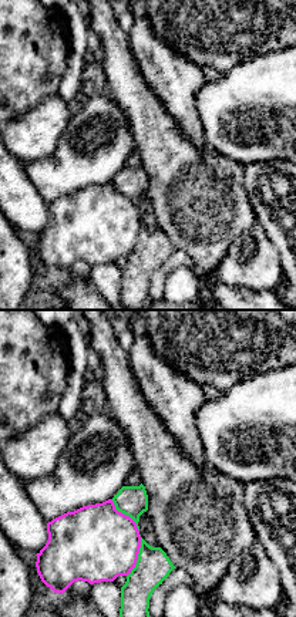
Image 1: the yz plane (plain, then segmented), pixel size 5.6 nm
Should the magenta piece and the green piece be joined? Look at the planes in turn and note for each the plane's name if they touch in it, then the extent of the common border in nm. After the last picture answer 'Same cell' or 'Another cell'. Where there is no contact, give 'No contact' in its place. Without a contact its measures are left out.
Touches magenta in yz. Shared border 260 nm

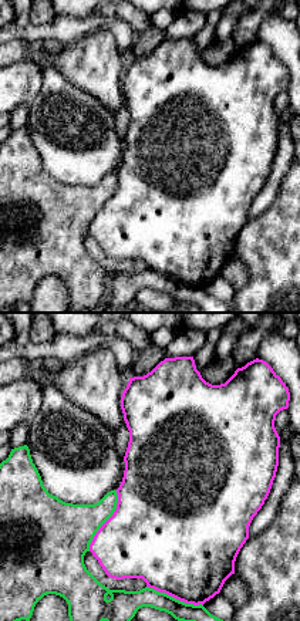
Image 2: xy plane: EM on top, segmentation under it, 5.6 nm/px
Touches magenta in xy. Shared border 380 nm

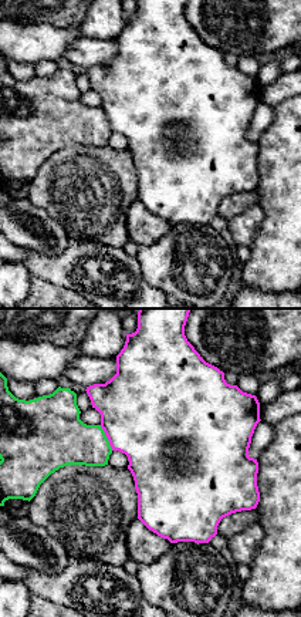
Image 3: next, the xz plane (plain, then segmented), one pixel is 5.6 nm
Touches magenta in xz. Shared border 160 nm

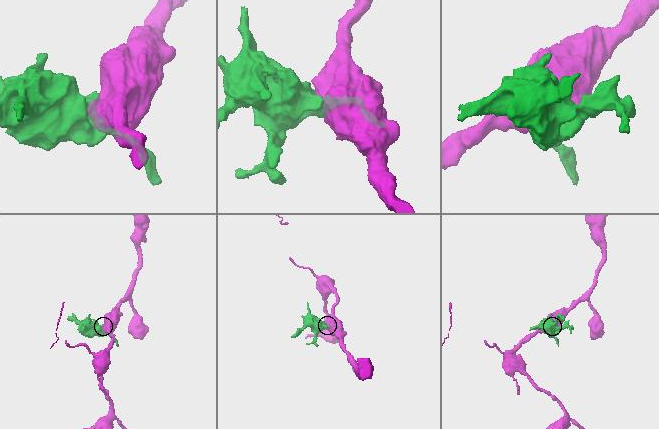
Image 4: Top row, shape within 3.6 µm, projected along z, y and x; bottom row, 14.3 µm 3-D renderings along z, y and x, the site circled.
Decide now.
Another cell

